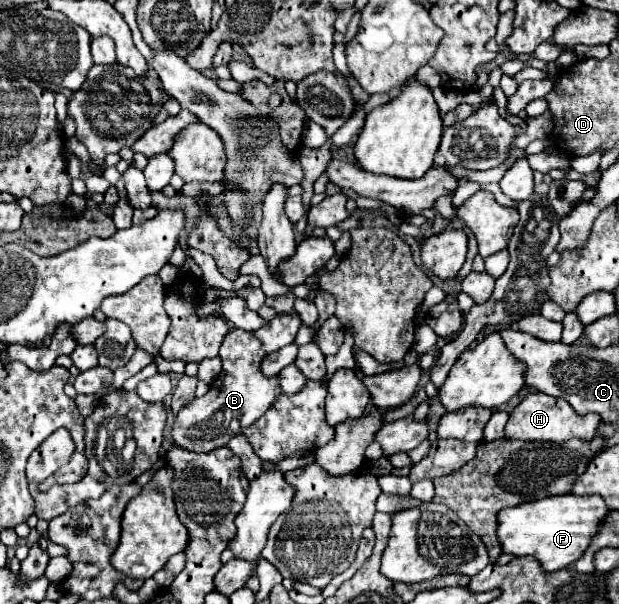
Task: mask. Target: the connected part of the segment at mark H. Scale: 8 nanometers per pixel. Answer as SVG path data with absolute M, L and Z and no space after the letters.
M528 393L524 401L510 413L510 419L506 425L506 437L522 439L522 441L554 441L554 443L562 443L572 437L592 441L598 425L600 425L600 417L596 413L578 415L568 401L550 397L546 393Z

